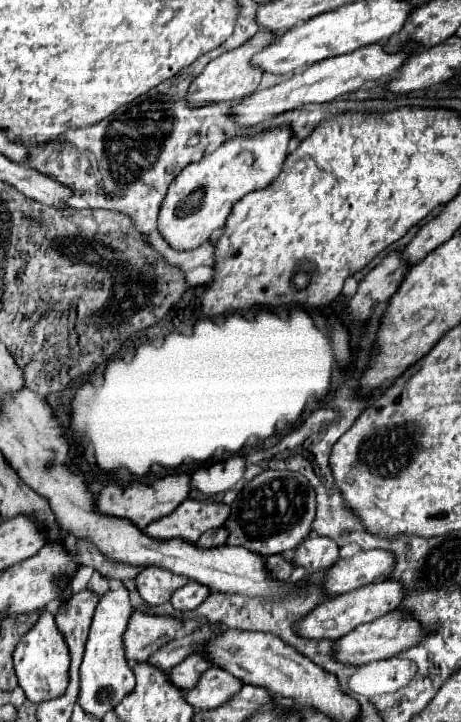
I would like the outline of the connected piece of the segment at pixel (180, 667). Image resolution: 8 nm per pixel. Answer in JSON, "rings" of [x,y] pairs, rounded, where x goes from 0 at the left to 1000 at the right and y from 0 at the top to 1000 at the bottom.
{"rings":[[[416,904],[412,910],[403,910],[403,916],[377,921],[360,935],[386,954],[412,954],[412,949],[430,943],[430,932],[443,932],[451,924],[456,918],[438,910],[438,904]]]}

